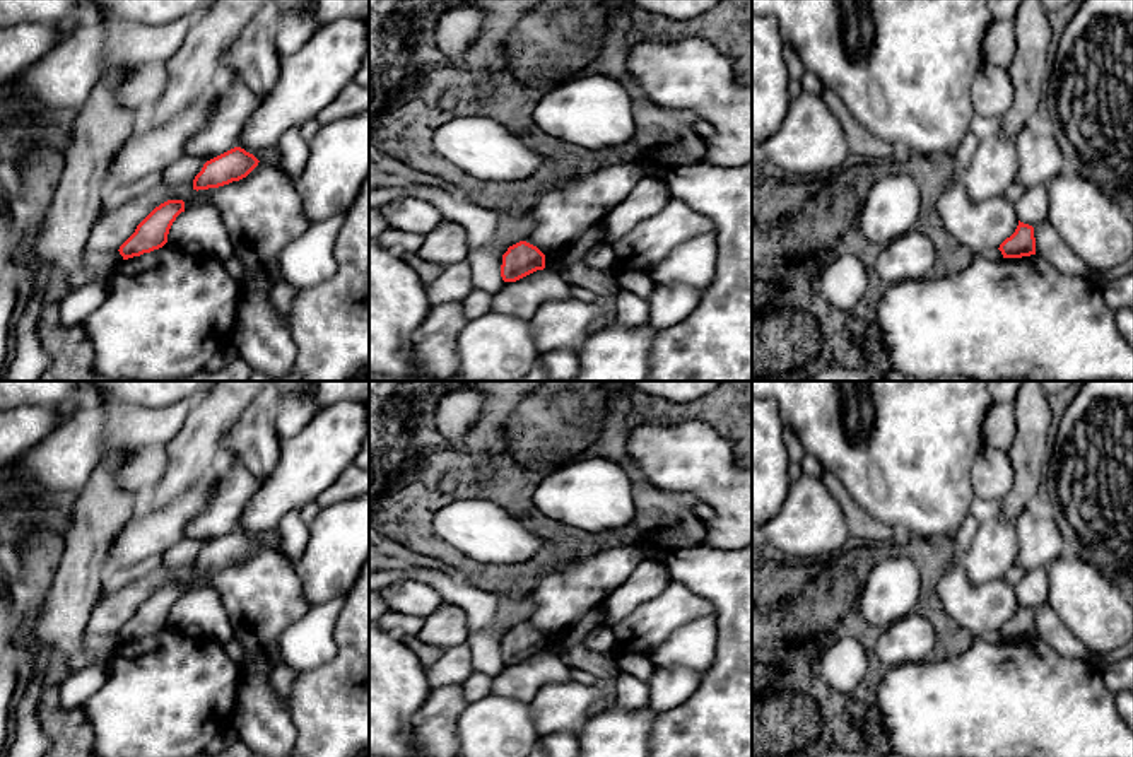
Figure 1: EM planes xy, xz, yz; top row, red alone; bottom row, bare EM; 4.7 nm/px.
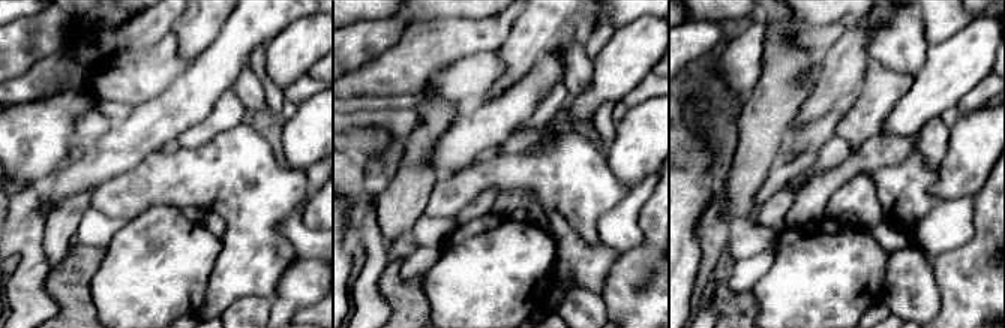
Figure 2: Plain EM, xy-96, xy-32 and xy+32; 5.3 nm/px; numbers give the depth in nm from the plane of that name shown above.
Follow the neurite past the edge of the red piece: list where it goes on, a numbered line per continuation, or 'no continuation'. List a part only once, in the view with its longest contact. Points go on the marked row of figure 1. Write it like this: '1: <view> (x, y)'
no continuation

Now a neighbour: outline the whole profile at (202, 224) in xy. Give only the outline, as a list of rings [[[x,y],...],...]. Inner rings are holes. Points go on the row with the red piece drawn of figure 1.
[[[208,203],[186,208],[173,222],[166,244],[183,248],[188,243],[198,243],[203,255],[219,261],[226,261],[234,255],[220,215]]]

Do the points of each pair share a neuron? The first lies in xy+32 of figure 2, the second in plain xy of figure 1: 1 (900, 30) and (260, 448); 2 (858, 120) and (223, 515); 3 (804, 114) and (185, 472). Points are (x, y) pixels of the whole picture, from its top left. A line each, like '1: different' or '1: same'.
1: same
2: same
3: same

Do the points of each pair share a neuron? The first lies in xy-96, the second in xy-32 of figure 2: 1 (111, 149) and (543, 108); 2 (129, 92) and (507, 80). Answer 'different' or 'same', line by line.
1: different
2: different

